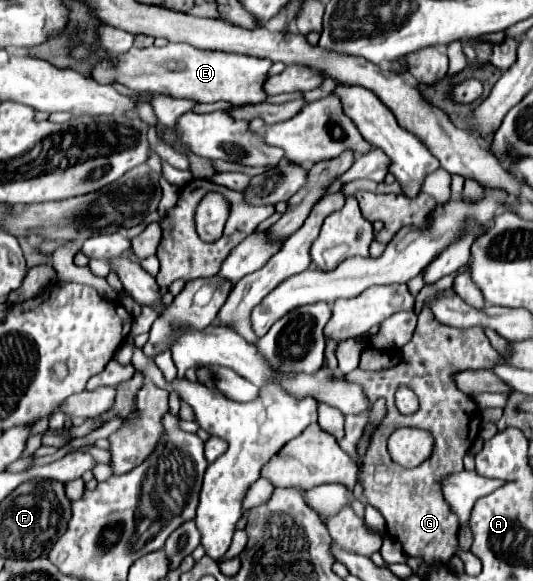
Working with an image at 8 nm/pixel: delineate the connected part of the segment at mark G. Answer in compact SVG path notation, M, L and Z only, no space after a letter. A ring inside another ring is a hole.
M429 305L421 307L415 335L401 349L401 353L403 361L391 369L355 369L345 377L349 383L363 385L371 403L379 397L387 399L387 417L373 433L363 461L365 469L359 473L359 479L363 481L367 503L379 509L385 517L387 535L397 539L409 557L423 557L429 565L447 565L459 547L459 517L451 511L441 487L447 475L459 473L463 469L463 457L479 435L479 427L483 421L481 409L477 407L473 397L457 389L455 375L467 369L495 369L505 361L501 361L501 355L497 355L497 351L491 347L481 327L455 329L443 325L433 317ZM399 385L407 385L419 397L419 411L413 415L403 415L403 427L421 427L431 431L435 437L433 457L415 469L405 469L397 465L387 451L389 435L401 427L401 413L395 407L395 391L399 389Z

